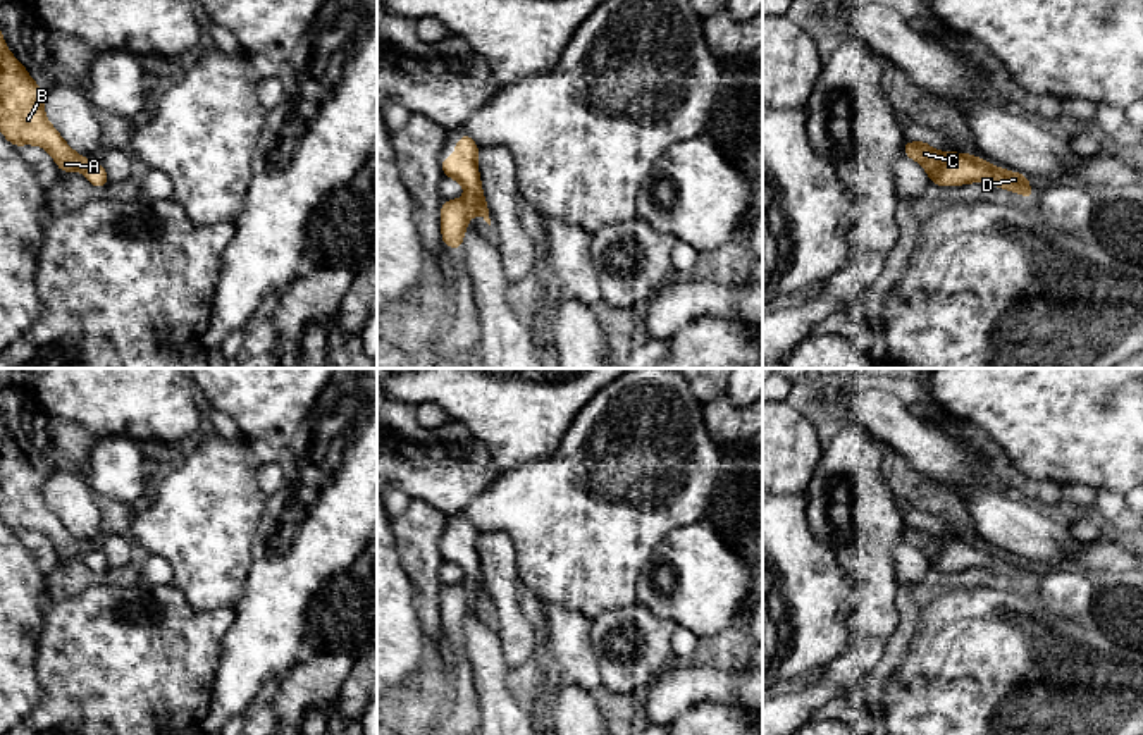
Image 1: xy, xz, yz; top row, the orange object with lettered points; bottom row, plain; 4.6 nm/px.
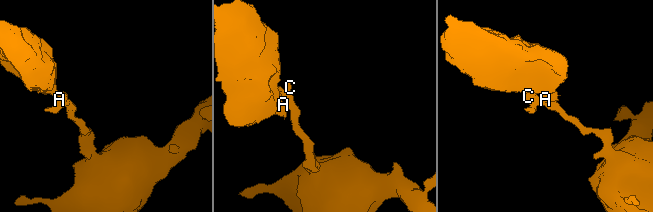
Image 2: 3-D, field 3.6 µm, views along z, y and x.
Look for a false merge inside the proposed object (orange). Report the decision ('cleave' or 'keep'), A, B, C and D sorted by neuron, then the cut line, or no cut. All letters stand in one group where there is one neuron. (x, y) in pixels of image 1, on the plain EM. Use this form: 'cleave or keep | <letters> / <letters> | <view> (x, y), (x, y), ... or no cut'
cleave | A B / C D | xz (465, 584), (474, 596)

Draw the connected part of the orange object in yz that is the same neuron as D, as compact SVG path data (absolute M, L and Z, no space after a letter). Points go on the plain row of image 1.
M924 525L917 528L902 528L905 542L919 547L930 568L936 571L962 571L967 568L990 568L1005 577L1017 577L1024 582L1024 587L1031 587L1035 575L1029 571L1028 561L1004 556L981 546L976 540L955 539L955 537L936 537Z

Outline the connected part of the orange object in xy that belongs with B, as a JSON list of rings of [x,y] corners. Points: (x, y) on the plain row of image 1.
[[[0,417],[0,518],[12,532],[38,530],[55,546],[60,558],[74,558],[88,547],[76,539],[50,510],[43,496],[46,477],[9,437]]]

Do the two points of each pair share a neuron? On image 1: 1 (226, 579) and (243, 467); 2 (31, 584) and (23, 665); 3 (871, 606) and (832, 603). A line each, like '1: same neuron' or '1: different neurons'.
1: same neuron
2: same neuron
3: different neurons

